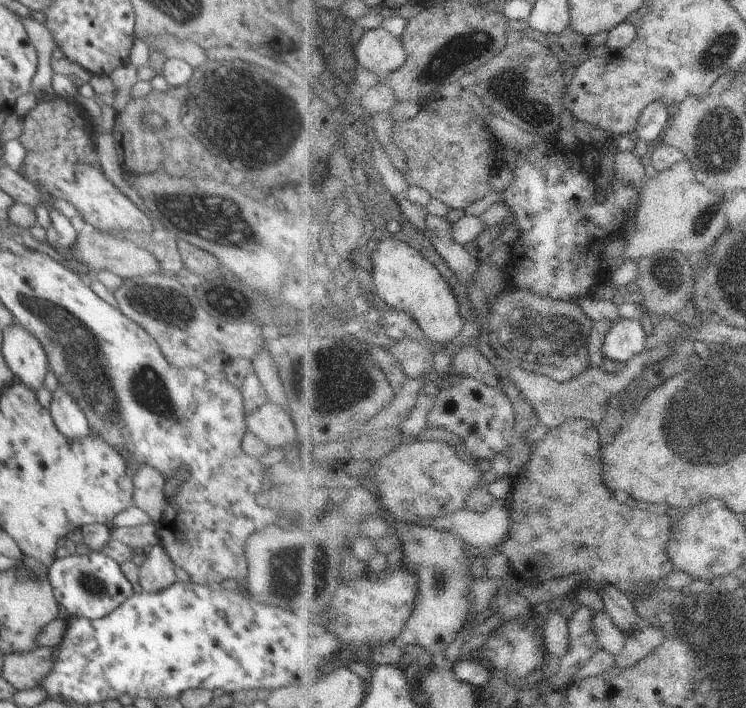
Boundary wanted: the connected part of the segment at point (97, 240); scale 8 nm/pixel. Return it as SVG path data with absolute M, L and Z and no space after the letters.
M87 228L78 232L71 252L75 260L88 268L92 274L103 269L122 277L124 280L155 274L162 270L151 252L147 252L143 247L134 245L130 240L118 240L118 238L111 236L109 232L104 231Z

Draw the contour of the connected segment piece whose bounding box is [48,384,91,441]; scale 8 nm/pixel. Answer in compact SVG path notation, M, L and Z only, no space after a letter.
M61 385L55 392L48 413L60 432L66 439L76 441L88 437L90 433L89 422L85 413L77 406L77 402Z

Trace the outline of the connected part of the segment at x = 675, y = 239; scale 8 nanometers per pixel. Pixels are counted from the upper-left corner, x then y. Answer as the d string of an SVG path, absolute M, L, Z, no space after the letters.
M687 160L660 173L654 180L648 179L642 196L636 220L637 231L626 249L626 255L635 262L664 250L678 250L690 257L702 257L718 242L730 224L723 208L723 196L700 182L692 162Z

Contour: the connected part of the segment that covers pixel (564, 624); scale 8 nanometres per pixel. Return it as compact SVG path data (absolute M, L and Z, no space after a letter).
M553 603L545 623L545 643L549 654L563 658L570 652L569 619L561 614L556 603Z

